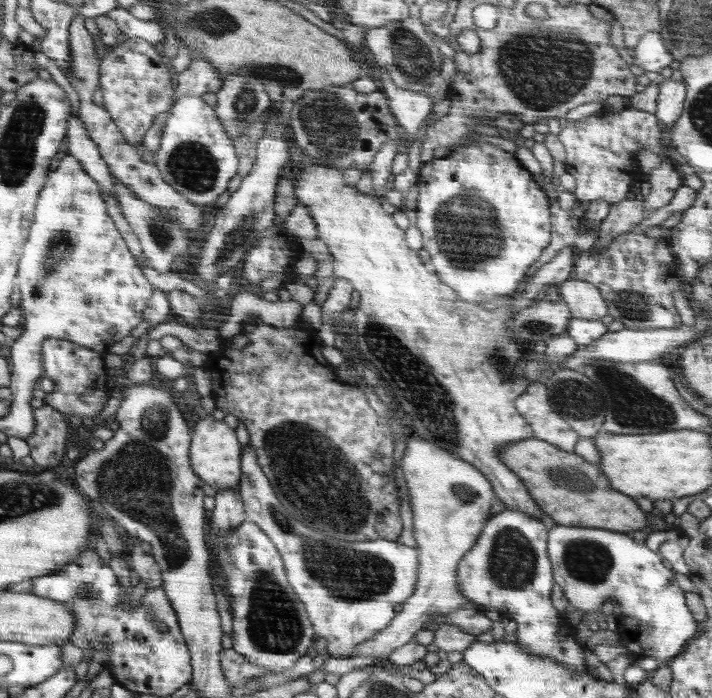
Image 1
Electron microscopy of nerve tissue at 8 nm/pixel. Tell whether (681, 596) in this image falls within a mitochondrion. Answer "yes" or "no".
no

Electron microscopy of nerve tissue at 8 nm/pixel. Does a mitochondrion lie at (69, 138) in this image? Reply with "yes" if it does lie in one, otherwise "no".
no

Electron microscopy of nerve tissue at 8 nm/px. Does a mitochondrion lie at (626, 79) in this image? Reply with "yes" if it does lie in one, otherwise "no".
no

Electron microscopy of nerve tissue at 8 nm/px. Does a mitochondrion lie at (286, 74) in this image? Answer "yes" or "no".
yes

